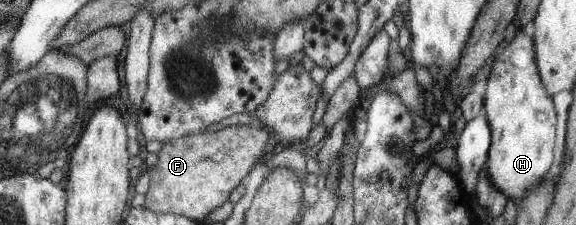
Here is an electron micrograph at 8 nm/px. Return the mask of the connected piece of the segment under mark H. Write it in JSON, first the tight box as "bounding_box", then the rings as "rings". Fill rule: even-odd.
{"bounding_box":[483,30,554,204],"rings":[[[516,30],[516,36],[494,58],[485,81],[483,111],[491,130],[487,181],[516,204],[548,174],[554,152],[554,108],[538,72],[533,39]]]}

